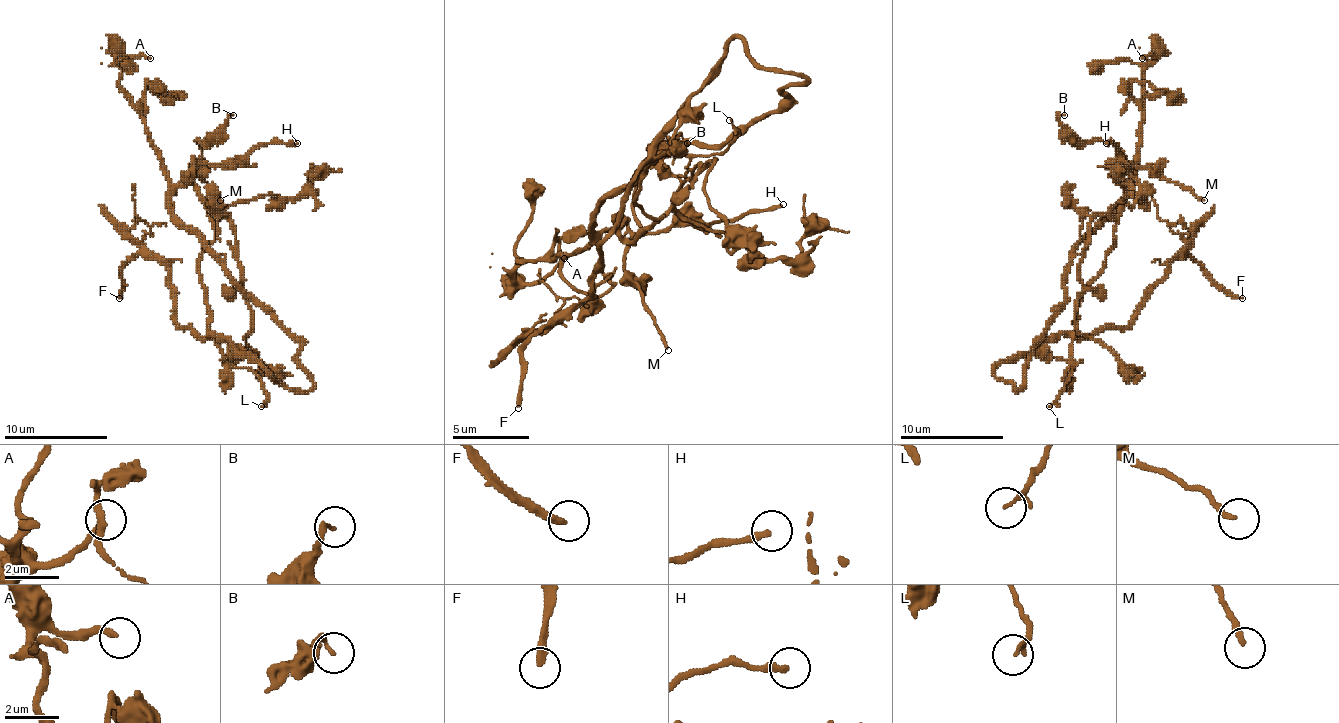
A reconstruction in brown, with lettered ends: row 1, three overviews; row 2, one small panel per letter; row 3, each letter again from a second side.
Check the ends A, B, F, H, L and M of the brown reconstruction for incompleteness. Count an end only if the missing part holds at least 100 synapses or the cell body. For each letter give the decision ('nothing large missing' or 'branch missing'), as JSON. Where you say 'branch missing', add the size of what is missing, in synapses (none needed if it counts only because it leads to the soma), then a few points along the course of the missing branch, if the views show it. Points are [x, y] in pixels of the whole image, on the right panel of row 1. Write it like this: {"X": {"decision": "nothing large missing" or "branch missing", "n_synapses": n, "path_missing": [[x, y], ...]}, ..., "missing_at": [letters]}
{"A": {"decision": "nothing large missing"}, "B": {"decision": "nothing large missing"}, "F": {"decision": "branch missing", "path_missing": [[1242, 298], [1286, 303], [1312, 277], [1317, 241], [1335, 218], [1296, 135], [1296, 73]]}, "H": {"decision": "nothing large missing"}, "L": {"decision": "nothing large missing"}, "M": {"decision": "nothing large missing"}, "missing_at": ["F"]}

